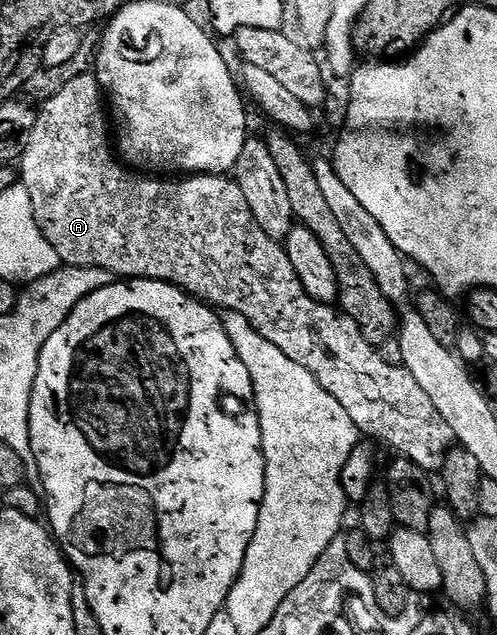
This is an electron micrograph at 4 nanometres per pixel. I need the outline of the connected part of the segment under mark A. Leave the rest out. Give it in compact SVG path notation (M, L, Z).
M90 74L73 79L69 85L63 86L63 90L59 90L59 94L55 94L55 98L46 100L40 105L35 130L31 130L27 150L19 161L19 183L27 190L27 194L31 194L31 210L35 210L35 222L43 238L51 242L55 254L59 254L62 265L70 268L102 268L113 273L117 278L167 280L176 288L182 288L189 295L197 297L198 300L210 306L243 314L243 318L247 318L247 322L251 322L254 330L263 334L263 338L267 338L271 346L279 346L279 350L283 350L283 354L287 354L291 362L299 362L299 366L303 366L303 370L310 372L319 382L319 386L323 386L323 390L327 390L327 394L331 394L331 398L335 398L335 402L339 402L339 406L343 406L343 410L351 414L351 422L355 422L358 433L362 437L370 436L370 438L365 438L370 441L378 440L379 443L394 448L397 451L394 453L398 457L415 462L415 466L419 466L424 472L440 473L446 454L455 444L453 431L451 426L447 426L443 414L435 410L435 402L431 402L431 398L427 398L425 391L419 387L419 382L411 378L411 374L405 367L387 366L380 358L378 349L371 342L367 342L367 338L363 338L359 326L355 326L351 317L342 314L334 305L315 302L315 298L311 298L311 294L303 290L303 282L299 282L299 274L295 274L295 266L291 266L291 258L287 258L284 247L278 241L271 239L253 221L251 206L247 206L247 198L243 198L243 190L239 190L236 179L225 174L219 176L189 174L184 178L158 178L153 174L138 174L126 167L111 143L111 124L107 119L107 104L103 99L101 84L97 81L96 75Z

